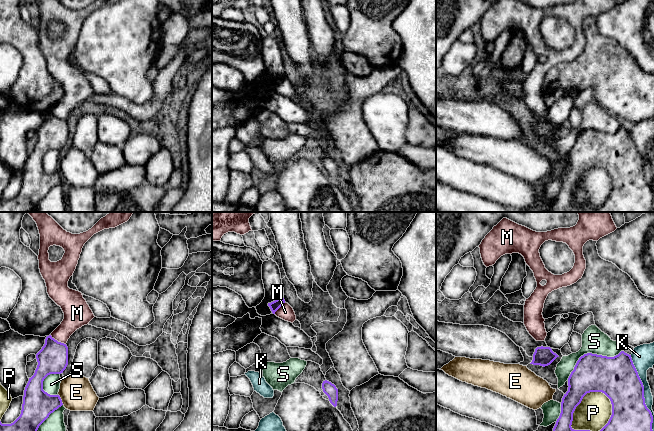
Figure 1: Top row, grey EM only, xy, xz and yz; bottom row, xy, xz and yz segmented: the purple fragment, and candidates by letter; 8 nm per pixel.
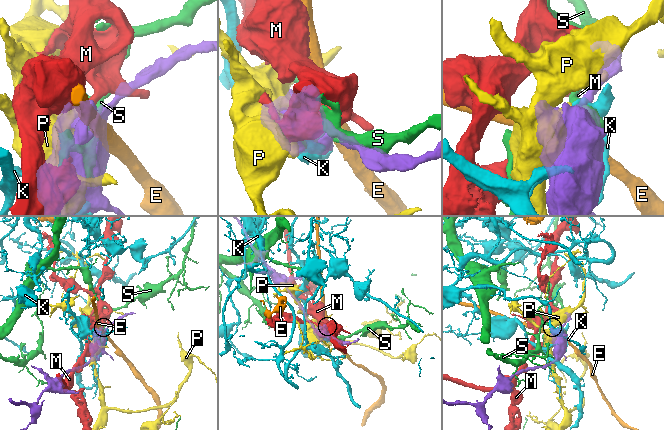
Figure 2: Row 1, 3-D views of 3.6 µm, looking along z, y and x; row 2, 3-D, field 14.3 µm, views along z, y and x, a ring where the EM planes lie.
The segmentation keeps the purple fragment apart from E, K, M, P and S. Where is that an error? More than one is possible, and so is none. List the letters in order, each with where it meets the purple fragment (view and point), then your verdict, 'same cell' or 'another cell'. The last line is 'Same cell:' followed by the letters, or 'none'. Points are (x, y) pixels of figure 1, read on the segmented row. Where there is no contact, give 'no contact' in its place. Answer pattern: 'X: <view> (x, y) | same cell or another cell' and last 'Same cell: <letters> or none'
E: xy (60, 399) | another cell
K: yz (643, 393) | another cell
M: xy (57, 341) | another cell
P: yz (582, 398) | another cell
S: yz (589, 353) | another cell
Same cell: none

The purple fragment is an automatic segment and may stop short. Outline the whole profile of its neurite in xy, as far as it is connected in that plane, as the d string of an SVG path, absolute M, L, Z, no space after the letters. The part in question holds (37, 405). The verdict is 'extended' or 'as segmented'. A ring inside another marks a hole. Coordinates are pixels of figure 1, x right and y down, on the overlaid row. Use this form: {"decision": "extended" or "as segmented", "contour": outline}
{"decision": "as segmented", "contour": "M49 335L36 359L38 365L25 387L21 414L11 424L0 421L0 431L37 431L49 415L63 405L59 395L50 395L43 390L43 381L48 375L61 374L66 369L67 345Z"}

